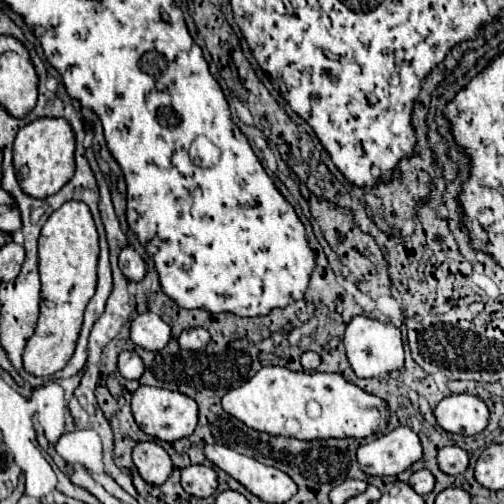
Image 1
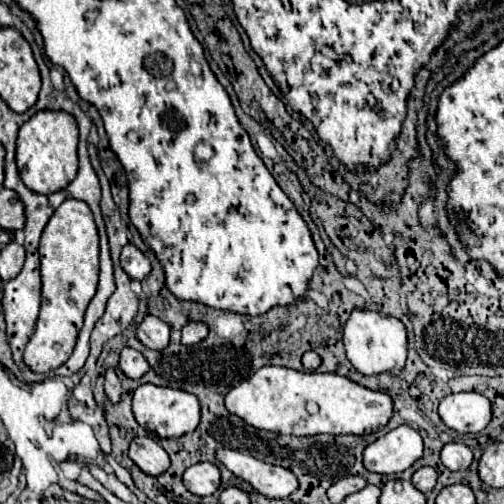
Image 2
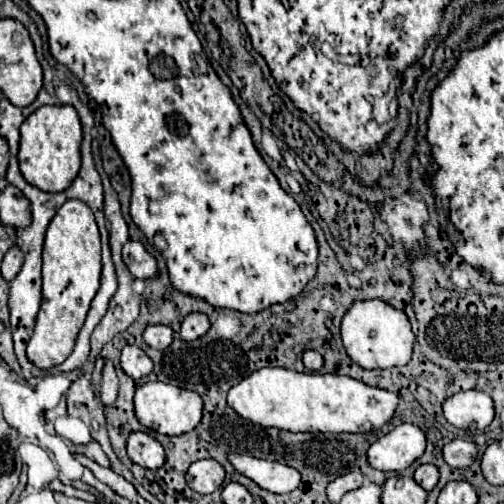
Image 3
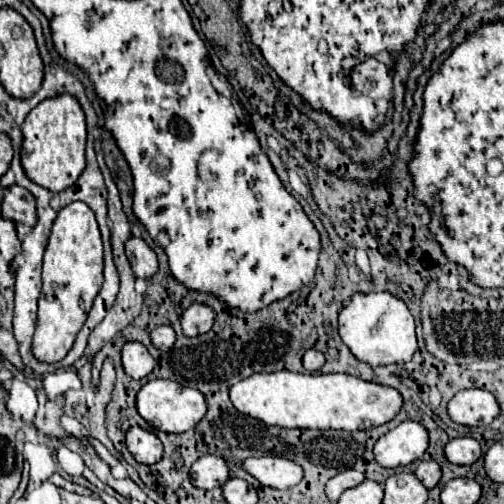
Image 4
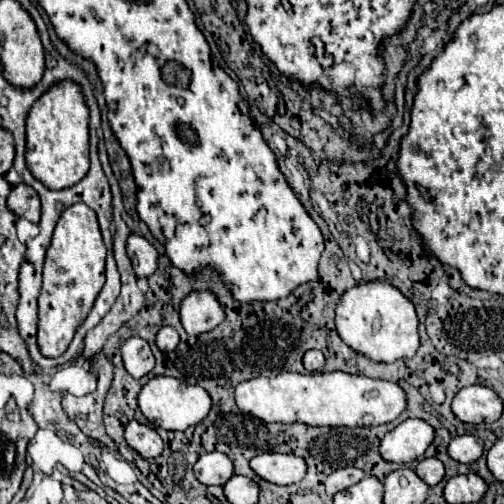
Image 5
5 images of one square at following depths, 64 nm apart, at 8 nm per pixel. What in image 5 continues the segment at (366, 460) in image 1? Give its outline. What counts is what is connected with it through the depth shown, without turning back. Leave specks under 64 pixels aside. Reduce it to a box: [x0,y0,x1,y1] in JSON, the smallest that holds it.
[380,418,436,462]

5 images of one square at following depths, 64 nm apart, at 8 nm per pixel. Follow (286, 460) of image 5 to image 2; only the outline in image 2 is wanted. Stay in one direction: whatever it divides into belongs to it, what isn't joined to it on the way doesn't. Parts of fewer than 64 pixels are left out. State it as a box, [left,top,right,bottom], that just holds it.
[216,448,298,498]

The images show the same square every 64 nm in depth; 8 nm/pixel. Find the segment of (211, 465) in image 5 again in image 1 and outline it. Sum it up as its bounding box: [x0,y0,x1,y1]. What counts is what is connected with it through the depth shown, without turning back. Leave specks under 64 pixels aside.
[182,466,218,498]

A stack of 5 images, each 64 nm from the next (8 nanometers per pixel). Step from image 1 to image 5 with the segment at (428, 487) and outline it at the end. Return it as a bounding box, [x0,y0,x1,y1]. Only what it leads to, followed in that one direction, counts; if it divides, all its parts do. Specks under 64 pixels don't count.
[416,458,444,486]

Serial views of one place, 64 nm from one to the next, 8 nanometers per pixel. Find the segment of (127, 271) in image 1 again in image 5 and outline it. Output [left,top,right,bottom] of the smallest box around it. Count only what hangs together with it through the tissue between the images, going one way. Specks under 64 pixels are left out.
[126,234,158,278]

